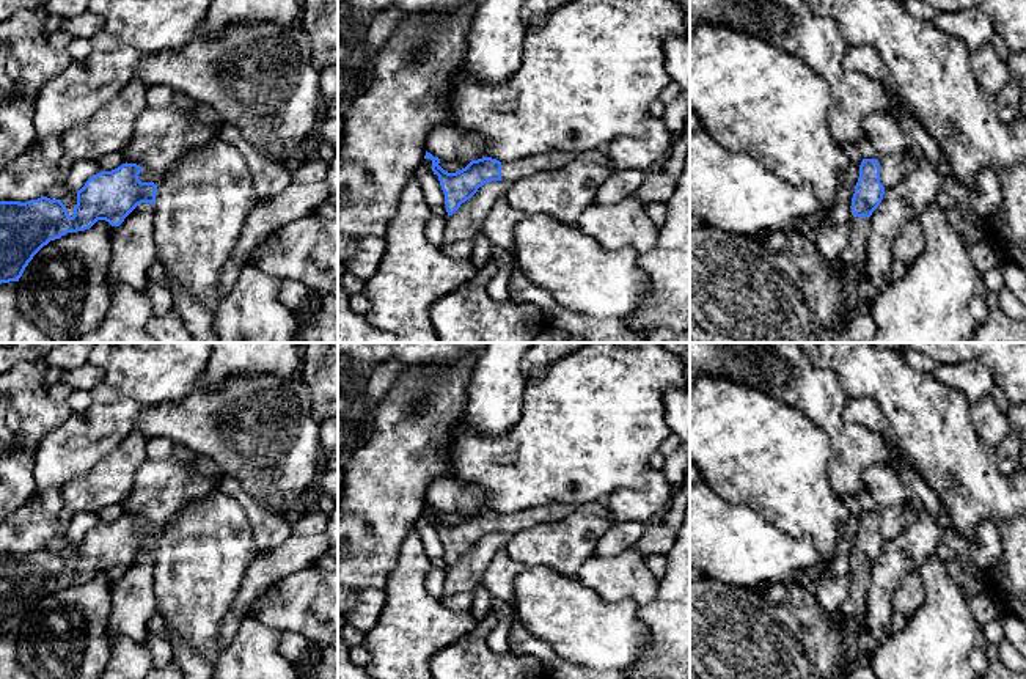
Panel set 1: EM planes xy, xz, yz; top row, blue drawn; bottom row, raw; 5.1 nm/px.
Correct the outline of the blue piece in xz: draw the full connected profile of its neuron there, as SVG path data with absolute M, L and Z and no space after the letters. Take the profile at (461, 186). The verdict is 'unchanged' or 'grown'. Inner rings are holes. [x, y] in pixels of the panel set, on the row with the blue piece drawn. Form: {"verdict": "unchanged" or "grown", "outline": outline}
{"verdict": "grown", "outline": "M550 149L542 154L526 156L514 162L500 162L492 157L471 160L465 168L448 173L438 163L440 159L426 151L424 159L432 160L432 171L438 176L445 193L448 215L453 215L462 203L470 200L479 187L492 181L514 182L542 171L558 171L573 160L599 163L614 170L606 149L591 149L583 154Z"}

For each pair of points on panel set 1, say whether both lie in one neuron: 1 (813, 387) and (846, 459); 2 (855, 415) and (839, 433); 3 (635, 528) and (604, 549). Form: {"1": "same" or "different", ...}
{"1": "same", "2": "different", "3": "same"}

